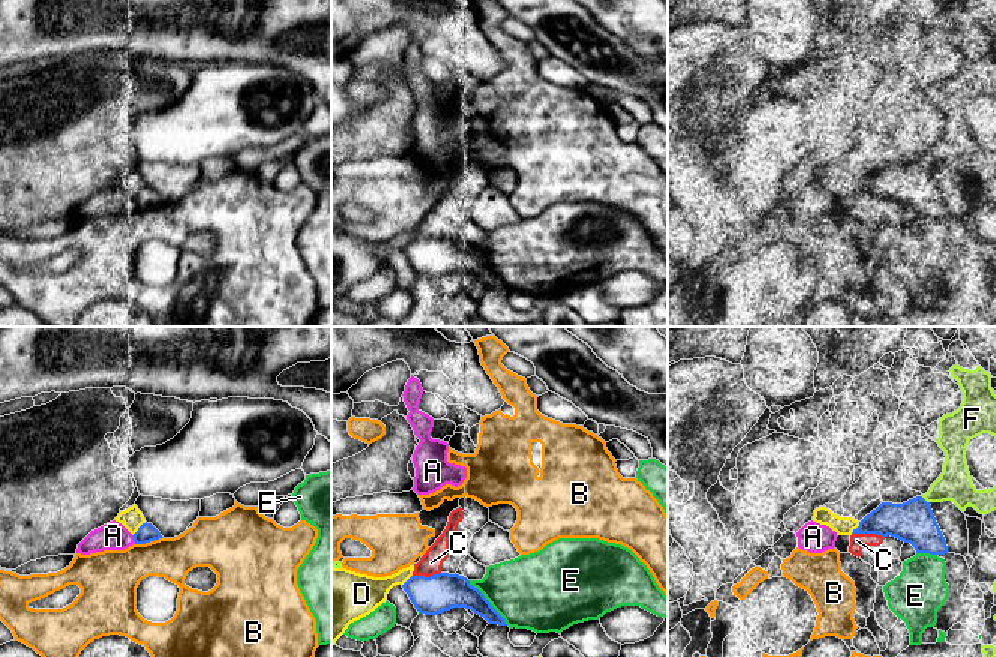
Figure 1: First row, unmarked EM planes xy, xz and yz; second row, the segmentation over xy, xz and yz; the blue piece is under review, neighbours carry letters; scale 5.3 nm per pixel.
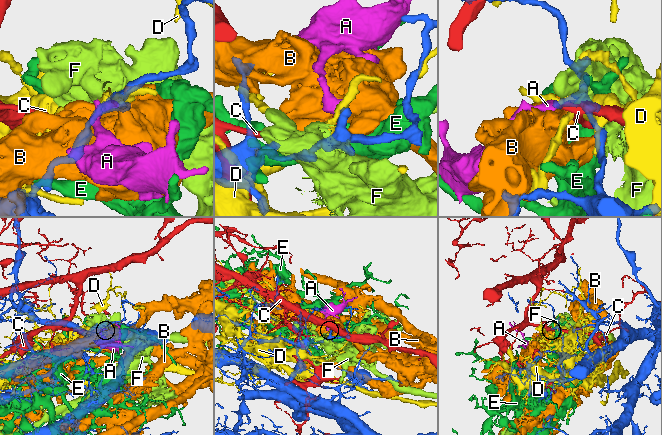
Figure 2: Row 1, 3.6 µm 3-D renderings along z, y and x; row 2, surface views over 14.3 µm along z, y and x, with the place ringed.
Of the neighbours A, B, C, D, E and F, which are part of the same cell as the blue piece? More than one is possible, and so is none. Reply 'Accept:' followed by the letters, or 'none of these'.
Accept: none of these

